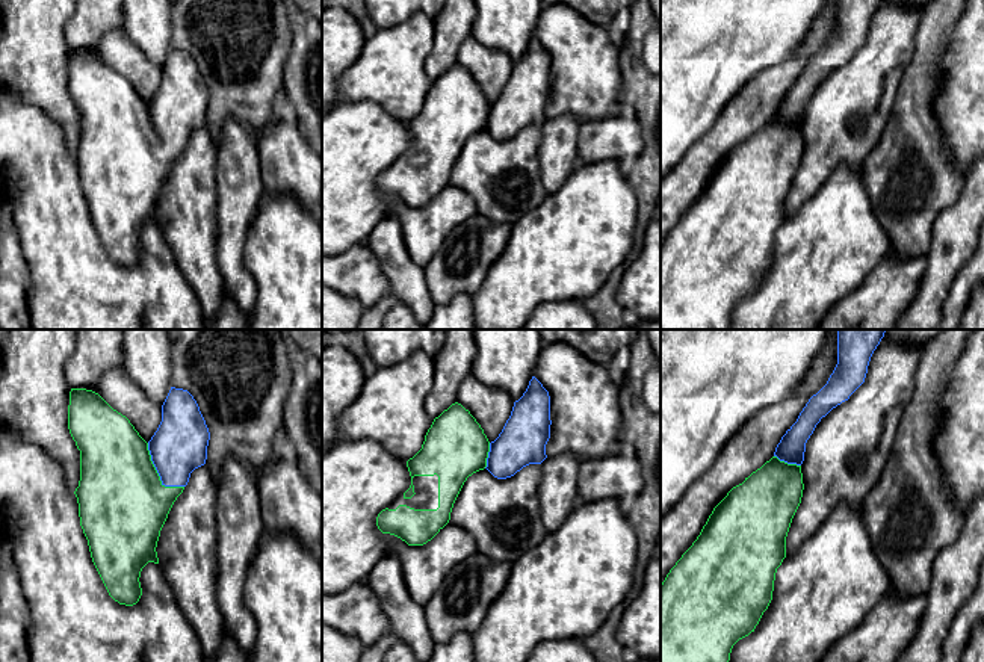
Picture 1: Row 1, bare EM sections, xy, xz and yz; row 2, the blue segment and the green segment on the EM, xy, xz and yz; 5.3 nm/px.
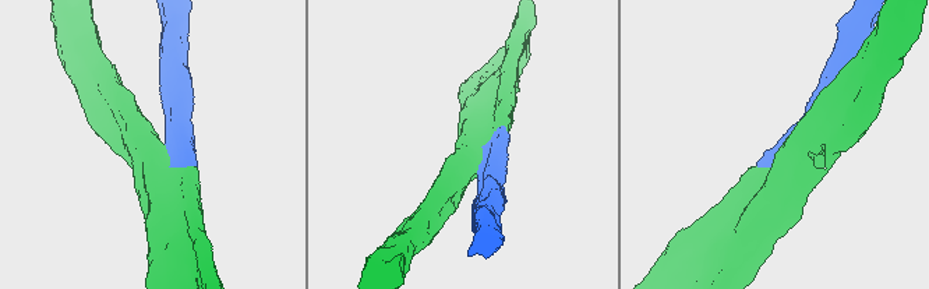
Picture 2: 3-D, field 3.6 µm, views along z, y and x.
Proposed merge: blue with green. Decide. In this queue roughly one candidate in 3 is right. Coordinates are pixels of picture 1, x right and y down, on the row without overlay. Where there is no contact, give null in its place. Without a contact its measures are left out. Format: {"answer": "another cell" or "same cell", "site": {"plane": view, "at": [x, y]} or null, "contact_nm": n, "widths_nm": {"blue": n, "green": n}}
{"answer": "same cell", "site": {"plane": "xy", "at": [157, 133]}, "contact_nm": 300, "widths_nm": {"blue": 300, "green": 460}}

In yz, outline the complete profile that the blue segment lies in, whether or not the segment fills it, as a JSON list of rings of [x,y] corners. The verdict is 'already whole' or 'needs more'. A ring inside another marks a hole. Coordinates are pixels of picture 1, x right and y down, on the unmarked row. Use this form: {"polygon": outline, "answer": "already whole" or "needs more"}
{"polygon": [[[837,0],[837,26],[827,45],[813,56],[786,92],[774,118],[733,148],[713,169],[700,196],[661,245],[661,329],[729,329],[733,307],[754,293],[772,261],[777,230],[786,219],[786,198],[803,159],[806,104],[833,70],[848,62],[865,44],[871,18],[881,0]]], "answer": "needs more"}

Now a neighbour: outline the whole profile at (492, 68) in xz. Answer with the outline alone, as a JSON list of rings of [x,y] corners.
[[[472,36],[460,47],[456,63],[470,73],[490,104],[499,98],[514,68],[506,53],[488,48]]]

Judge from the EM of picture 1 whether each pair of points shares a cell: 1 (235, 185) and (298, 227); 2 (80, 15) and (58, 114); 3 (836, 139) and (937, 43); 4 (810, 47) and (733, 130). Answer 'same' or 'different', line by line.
1: different
2: same
3: different
4: same

